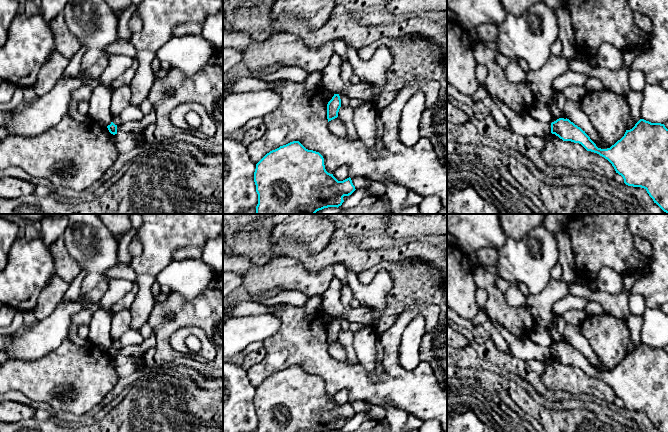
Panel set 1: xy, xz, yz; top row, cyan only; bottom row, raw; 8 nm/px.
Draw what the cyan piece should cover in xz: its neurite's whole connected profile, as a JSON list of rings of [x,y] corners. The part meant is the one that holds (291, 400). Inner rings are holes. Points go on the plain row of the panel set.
[[[293,365],[267,377],[257,388],[254,406],[258,418],[256,432],[328,432],[339,431],[343,421],[356,413],[351,402],[338,405],[326,395],[323,380]]]

